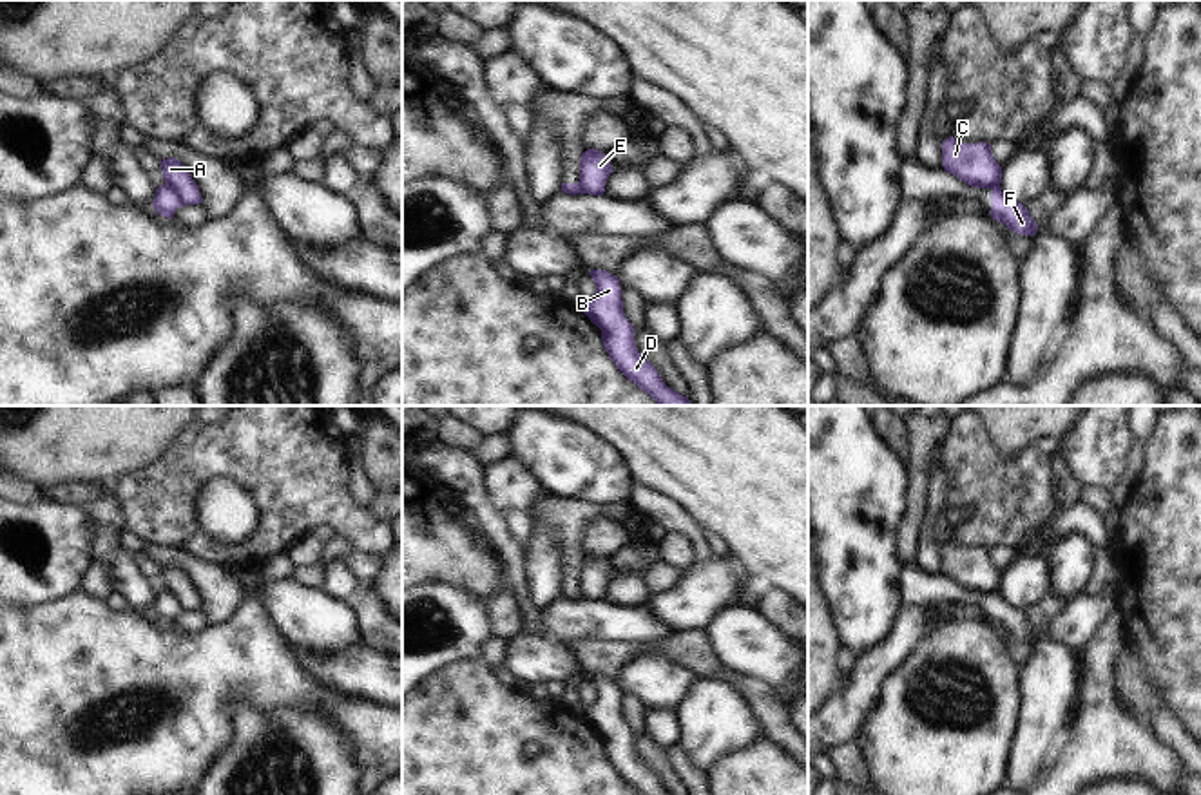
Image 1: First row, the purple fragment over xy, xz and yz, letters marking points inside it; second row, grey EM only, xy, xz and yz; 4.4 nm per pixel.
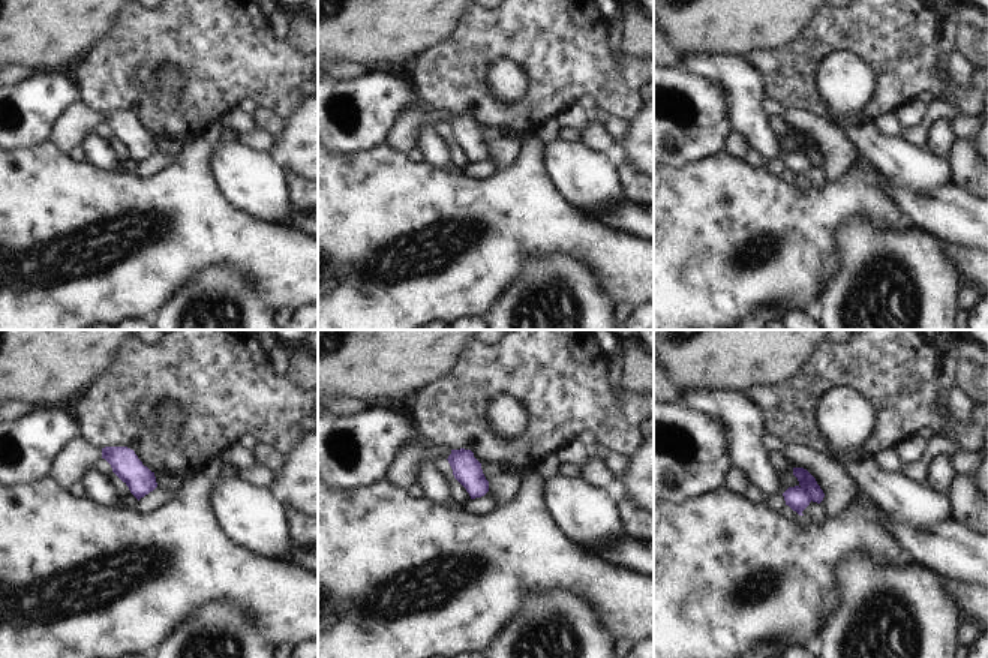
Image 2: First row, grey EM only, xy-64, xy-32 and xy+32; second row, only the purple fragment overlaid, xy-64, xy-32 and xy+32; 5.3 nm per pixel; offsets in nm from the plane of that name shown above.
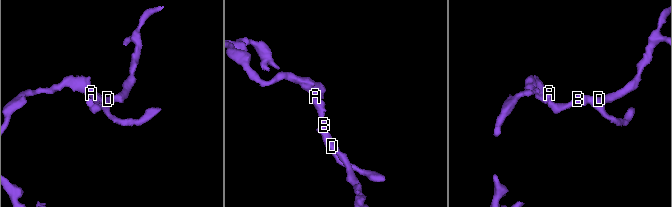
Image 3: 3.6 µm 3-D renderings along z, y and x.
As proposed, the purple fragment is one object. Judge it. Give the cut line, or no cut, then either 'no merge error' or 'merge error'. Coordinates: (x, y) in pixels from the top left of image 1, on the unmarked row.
cut xy (165, 589), (183, 611); merge error

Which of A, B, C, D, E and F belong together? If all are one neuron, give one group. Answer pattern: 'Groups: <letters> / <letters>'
Groups: A C E / B D F

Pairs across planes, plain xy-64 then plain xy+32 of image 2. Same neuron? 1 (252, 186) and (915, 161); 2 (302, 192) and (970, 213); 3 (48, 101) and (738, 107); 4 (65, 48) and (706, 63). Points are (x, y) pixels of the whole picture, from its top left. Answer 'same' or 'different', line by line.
1: same
2: different
3: different
4: different

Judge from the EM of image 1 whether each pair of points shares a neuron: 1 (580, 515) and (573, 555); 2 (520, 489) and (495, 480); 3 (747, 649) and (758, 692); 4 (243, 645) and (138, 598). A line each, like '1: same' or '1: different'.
1: same
2: same
3: different
4: different

